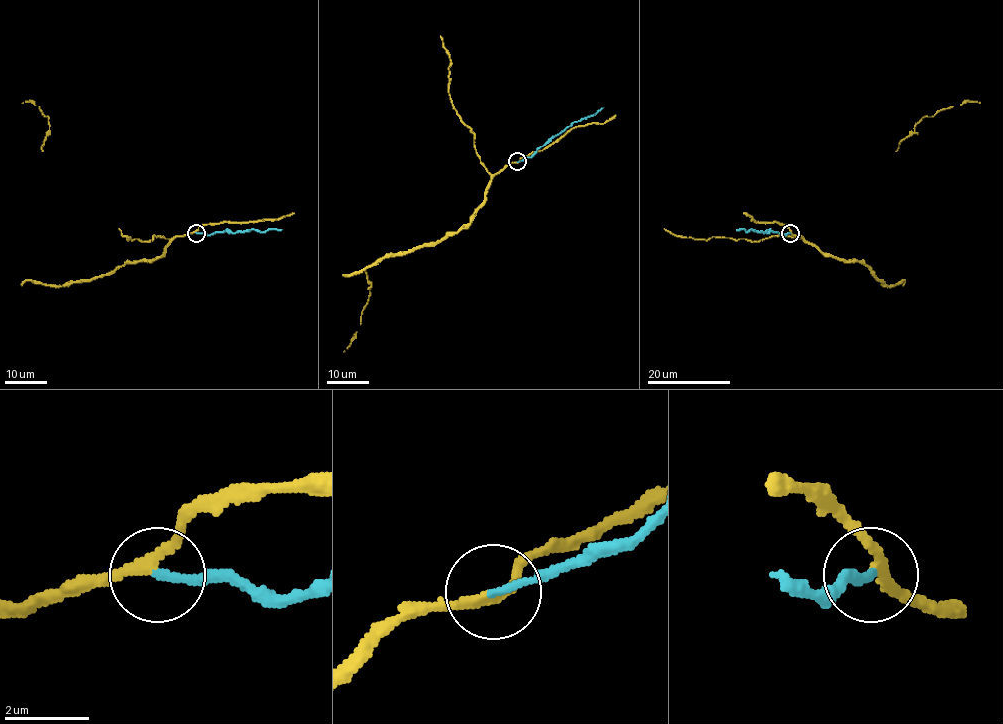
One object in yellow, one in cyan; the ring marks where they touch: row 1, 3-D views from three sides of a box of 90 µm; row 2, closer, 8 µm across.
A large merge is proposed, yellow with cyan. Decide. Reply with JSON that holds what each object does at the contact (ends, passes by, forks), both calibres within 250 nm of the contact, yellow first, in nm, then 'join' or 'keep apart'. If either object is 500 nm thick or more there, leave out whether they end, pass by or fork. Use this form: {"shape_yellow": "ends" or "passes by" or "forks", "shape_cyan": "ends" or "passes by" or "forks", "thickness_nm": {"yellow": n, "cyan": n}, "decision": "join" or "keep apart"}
{"shape_yellow": "passes by", "shape_cyan": "ends", "thickness_nm": {"yellow": 200, "cyan": 190}, "decision": "keep apart"}

